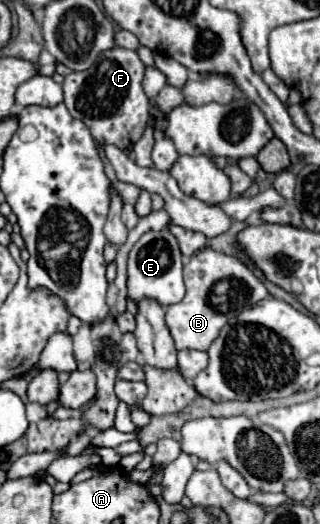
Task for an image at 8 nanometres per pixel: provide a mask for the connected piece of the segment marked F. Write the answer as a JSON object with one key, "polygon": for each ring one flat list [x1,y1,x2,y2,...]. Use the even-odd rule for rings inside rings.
{"polygon":[[112,47,108,51,102,51,90,69,72,71,64,77,64,105,68,107,72,117,84,121,98,143,132,151,132,145,142,137,150,117,150,101,146,99,146,93,142,89,142,79,144,63,136,55,136,51]]}

